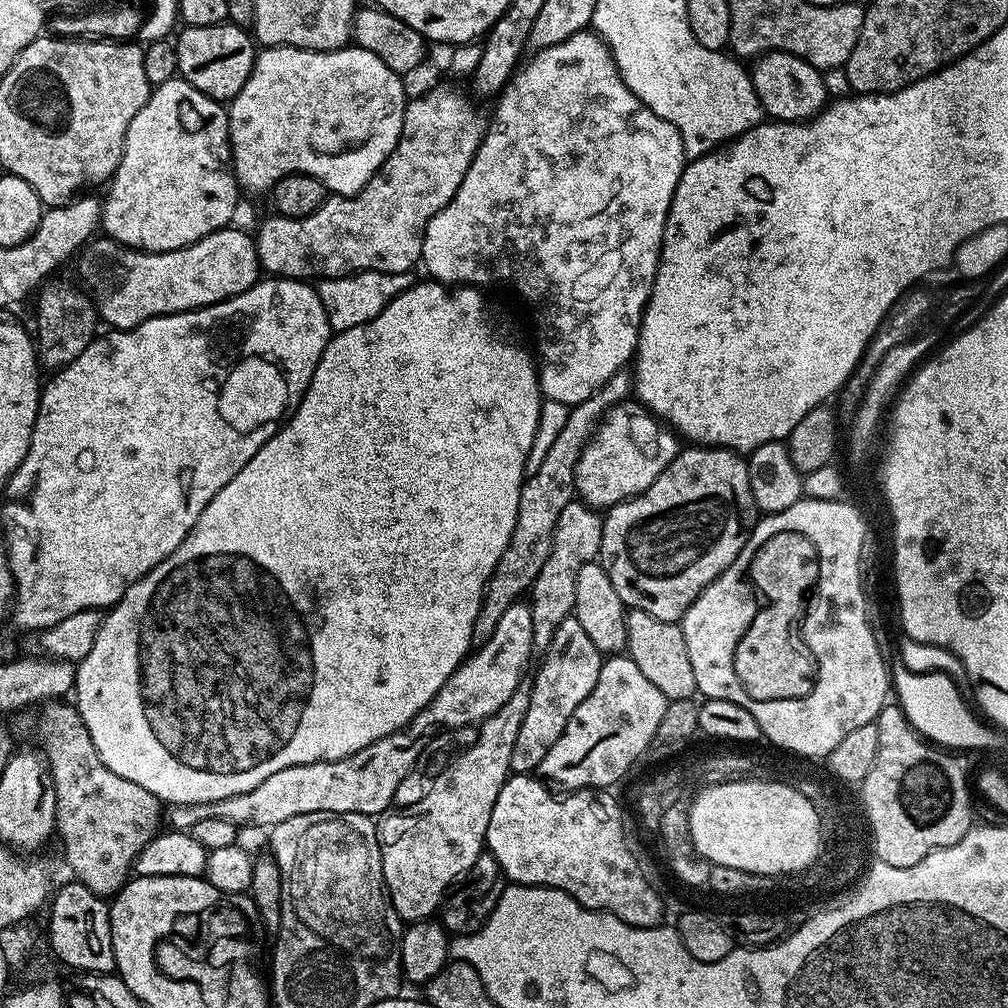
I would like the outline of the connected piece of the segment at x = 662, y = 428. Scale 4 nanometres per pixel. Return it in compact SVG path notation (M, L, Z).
M629 398L604 413L576 463L576 496L597 510L607 510L642 494L682 451L677 433Z

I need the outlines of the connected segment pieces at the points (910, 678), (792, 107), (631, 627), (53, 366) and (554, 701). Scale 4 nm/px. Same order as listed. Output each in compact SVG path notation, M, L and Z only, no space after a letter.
M896 662L890 668L890 684L906 718L925 740L971 745L989 744L993 741L990 735L992 728L987 723L984 725L976 721L977 713L968 709L968 704L964 701L964 692L946 673L914 673L901 662Z
M765 52L751 65L752 85L760 99L760 107L772 120L803 122L811 120L829 103L828 88L821 69L789 52Z
M631 609L626 615L626 654L642 670L643 676L658 686L670 702L673 700L692 700L697 695L694 670L690 667L690 653L686 650L686 638L679 623L662 622L646 610Z
M51 284L39 293L41 296L36 304L34 343L37 361L45 369L48 367L48 370L59 370L74 362L74 358L78 358L78 354L82 354L82 350L86 350L86 346L90 346L90 342L96 339L98 313L91 299L79 287L76 289L68 284Z
M570 615L554 630L554 634L550 638L550 646L542 653L541 660L544 661L541 662L536 677L530 680L532 689L530 706L526 709L526 718L522 718L522 727L518 729L518 739L514 742L514 754L510 754L510 766L512 772L516 774L535 773L540 767L542 758L546 758L550 746L554 746L554 742L558 742L558 738L562 738L562 730L566 730L566 722L570 722L570 714L574 714L574 710L578 710L582 698L586 698L586 694L590 694L590 690L594 690L594 682L598 682L602 654L596 649L594 642L590 642L586 630L582 630L582 622L578 622L575 615Z

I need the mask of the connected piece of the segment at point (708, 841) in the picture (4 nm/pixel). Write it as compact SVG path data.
M733 784L714 789L701 787L696 793L696 801L693 799L688 805L688 832L693 849L705 861L714 859L740 868L779 872L808 864L816 853L816 816L808 803L788 788L774 784Z

